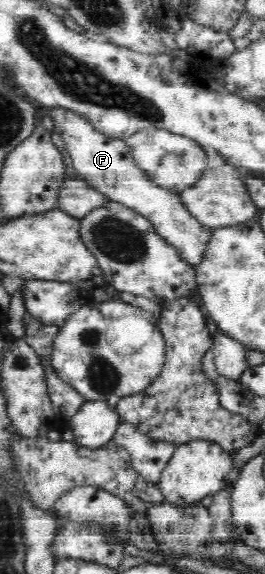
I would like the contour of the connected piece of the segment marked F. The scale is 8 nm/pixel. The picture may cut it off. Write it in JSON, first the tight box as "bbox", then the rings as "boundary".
{"bbox":[42,107,211,266],"boundary":[[[62,107],[49,108],[42,119],[42,126],[52,134],[60,134],[65,140],[79,179],[108,196],[110,202],[122,204],[145,216],[158,232],[181,251],[185,259],[194,266],[198,265],[211,229],[202,226],[190,214],[180,194],[159,187],[149,174],[137,167],[125,140],[103,134],[82,114]]]}

